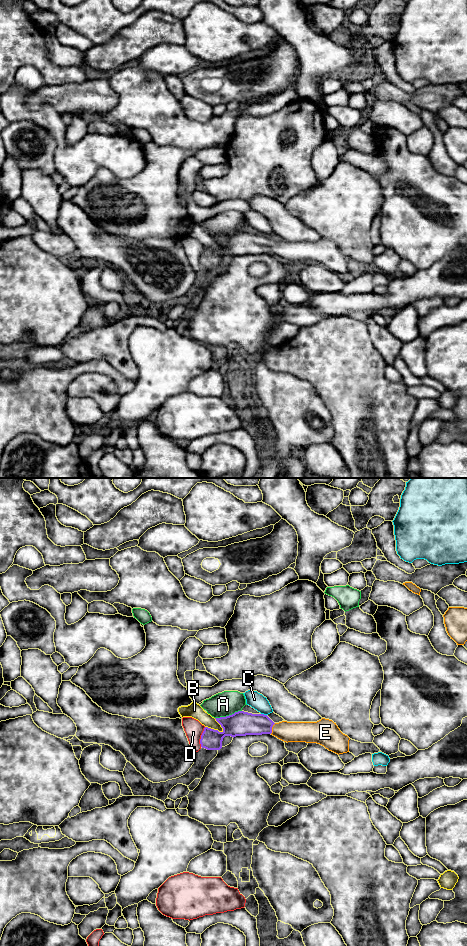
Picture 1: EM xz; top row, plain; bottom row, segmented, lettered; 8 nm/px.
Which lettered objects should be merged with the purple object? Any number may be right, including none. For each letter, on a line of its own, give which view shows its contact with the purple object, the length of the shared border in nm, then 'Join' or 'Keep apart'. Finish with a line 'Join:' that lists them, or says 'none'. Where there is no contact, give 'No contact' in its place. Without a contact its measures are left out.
A: Touches purple in xz. Shared border 220 nm. Keep apart
B: Touches purple in xz. Shared border 160 nm. Keep apart
C: Touches purple in xz. Shared border 50 nm. Keep apart
D: Touches purple in xz. Shared border 170 nm. Keep apart
E: Touches purple in xz. Shared border 100 nm. Join
Join: E

